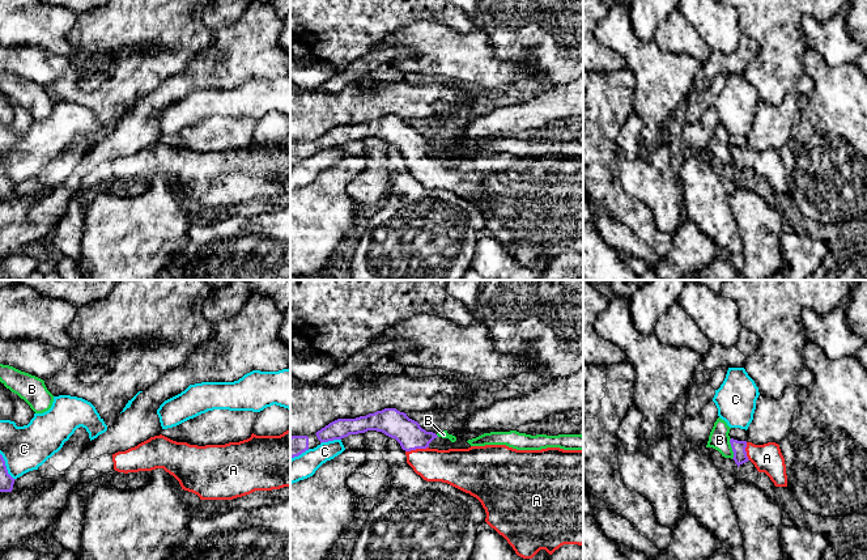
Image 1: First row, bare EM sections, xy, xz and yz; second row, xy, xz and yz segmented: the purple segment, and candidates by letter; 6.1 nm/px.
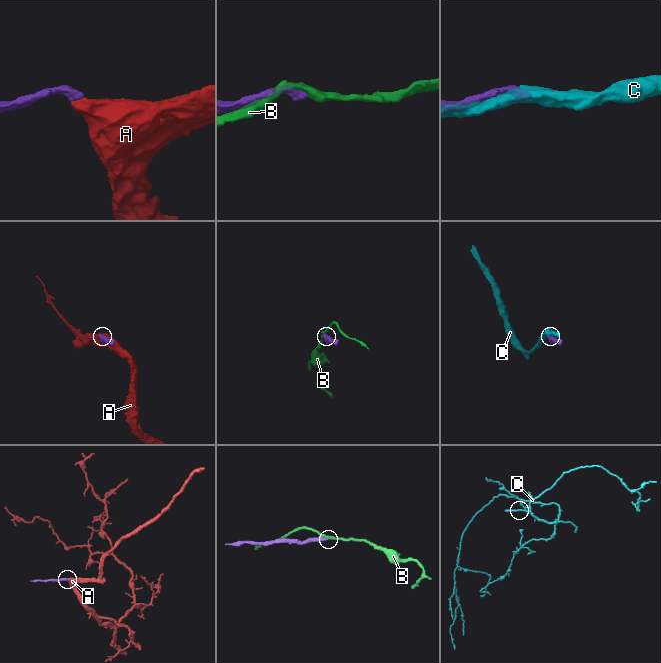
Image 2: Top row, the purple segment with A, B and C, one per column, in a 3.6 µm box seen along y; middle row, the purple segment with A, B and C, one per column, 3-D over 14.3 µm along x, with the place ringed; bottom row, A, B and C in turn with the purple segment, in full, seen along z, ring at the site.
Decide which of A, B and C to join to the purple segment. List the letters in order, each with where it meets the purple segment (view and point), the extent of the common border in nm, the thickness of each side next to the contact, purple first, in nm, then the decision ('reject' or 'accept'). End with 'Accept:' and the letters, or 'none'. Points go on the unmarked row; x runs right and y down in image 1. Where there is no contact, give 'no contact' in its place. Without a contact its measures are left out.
A: contact xz (416, 155); length 150 nm; calibres 170 and 220 nm; accept
B: contact yz (732, 156); length 130 nm; calibres 80 and 130 nm; reject
C: contact xz (330, 147); length 130 nm; calibres 120 and 150 nm; reject
Accept: A

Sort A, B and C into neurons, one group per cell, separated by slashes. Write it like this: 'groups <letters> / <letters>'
groups A / B / C

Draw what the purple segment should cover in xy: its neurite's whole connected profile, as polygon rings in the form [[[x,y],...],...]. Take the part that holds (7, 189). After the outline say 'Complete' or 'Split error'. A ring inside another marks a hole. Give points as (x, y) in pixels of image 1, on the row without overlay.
[[[0,161],[0,199],[12,199],[14,187],[7,177],[5,167]]]. Complete

